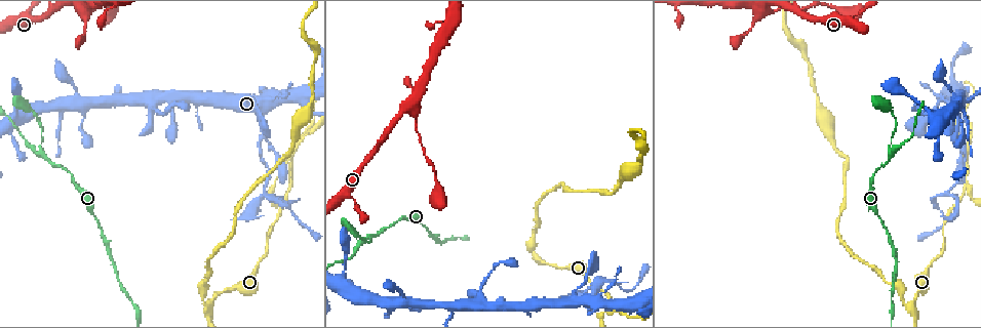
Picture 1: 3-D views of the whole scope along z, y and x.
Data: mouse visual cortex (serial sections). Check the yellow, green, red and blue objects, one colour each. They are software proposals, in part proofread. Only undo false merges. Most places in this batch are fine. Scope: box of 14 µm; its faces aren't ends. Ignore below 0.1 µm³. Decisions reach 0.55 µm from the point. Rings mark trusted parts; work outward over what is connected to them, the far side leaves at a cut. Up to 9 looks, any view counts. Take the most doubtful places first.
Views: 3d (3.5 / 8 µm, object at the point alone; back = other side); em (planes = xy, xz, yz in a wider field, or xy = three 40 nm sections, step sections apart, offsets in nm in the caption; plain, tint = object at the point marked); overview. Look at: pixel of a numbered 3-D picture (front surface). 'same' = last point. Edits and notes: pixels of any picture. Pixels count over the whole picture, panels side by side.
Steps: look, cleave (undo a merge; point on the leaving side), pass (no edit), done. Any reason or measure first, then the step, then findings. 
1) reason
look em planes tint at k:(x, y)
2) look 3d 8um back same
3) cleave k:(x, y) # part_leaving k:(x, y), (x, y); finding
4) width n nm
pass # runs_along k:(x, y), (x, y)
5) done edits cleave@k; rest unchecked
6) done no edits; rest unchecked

three arms meet
look 3d 3.5um back at 1:(372, 235)

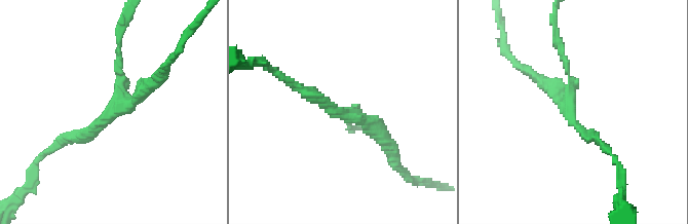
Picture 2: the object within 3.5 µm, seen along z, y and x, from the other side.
arms 3; arm_widths 100, 150, 250 nm; shape alone is not enough
look em planes tint at 2:(568, 105)

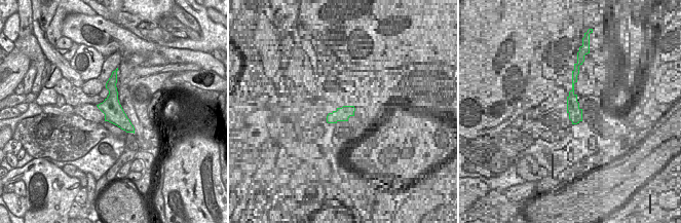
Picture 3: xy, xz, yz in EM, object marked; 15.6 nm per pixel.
look em xy step 3 tint same

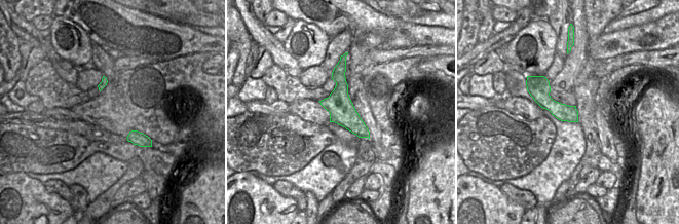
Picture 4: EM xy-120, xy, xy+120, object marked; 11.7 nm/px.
width 300 nm
pass # runs_along 2:(68, 137), (118, 105), (118, 35); continuous, no second cell

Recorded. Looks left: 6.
a narrow waist
look 3d 3.5um back at 1:(263, 136)

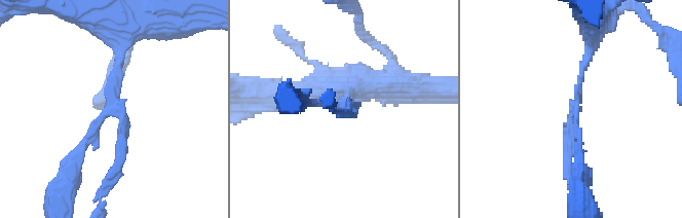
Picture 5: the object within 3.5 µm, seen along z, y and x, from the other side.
arms 3; arm_widths 100, 150, 150 nm; need the tissue
look em xy step 3 tint at 5:(122, 106)

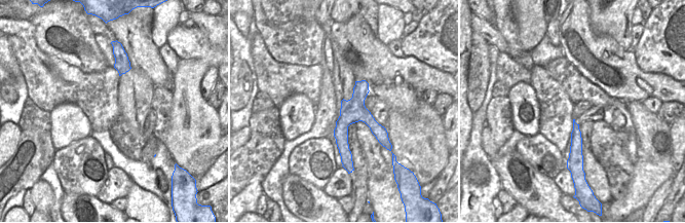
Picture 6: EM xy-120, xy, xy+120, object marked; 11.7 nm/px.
cleave 5:(571, 137) # border 6:(352, 97), (357, 97), (365, 107); a second cell is stuck on

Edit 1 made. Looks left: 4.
redraw
look overview

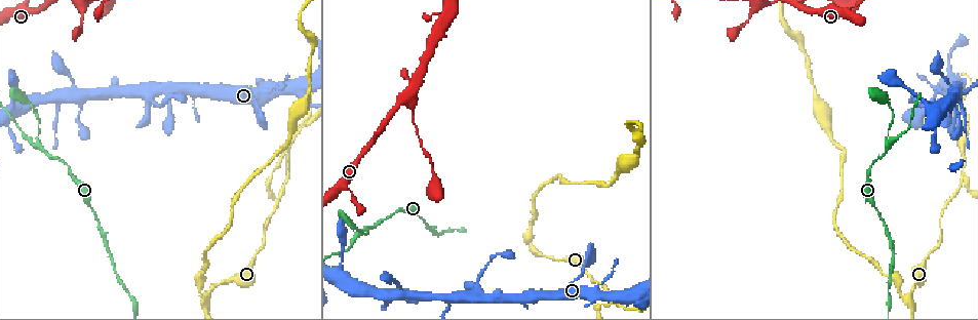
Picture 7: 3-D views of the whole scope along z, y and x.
sharp bend
look 3d 3.5um at 7:(353, 194)

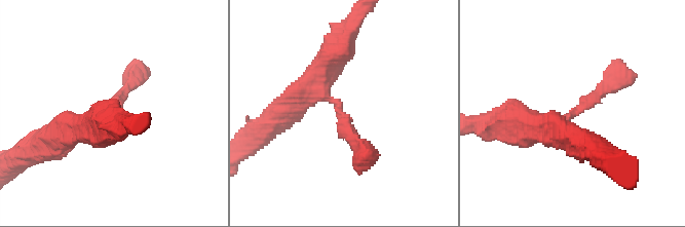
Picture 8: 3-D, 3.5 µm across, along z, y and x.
pass # runs_along 8:(523, 130), (565, 121), (619, 77); continuous, no second cell

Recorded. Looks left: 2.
side arm on a straight run
look 3d 3.5um at 7:(908, 295)

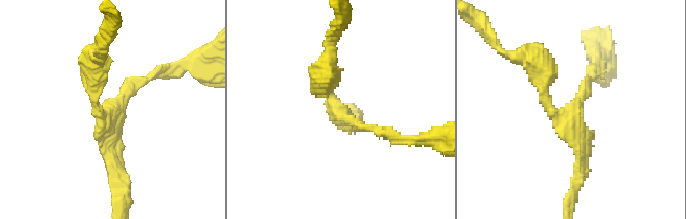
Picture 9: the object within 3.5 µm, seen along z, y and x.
arms 3; arm_widths 150, 200, 200 nm; shape alone is not enough
look em planes tint at 9:(108, 113)

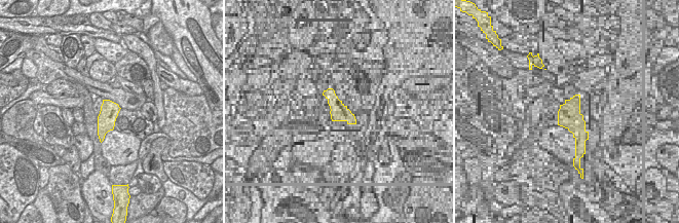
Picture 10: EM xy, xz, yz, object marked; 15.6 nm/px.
pass # runs_along 9:(384, 133), (340, 112), (325, 77); one cell here

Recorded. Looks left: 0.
done edits cleave@5; rest unchecked

